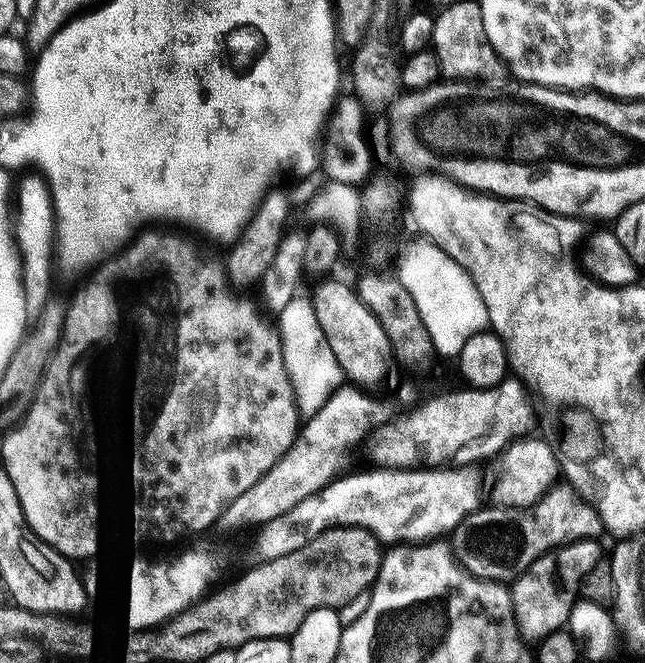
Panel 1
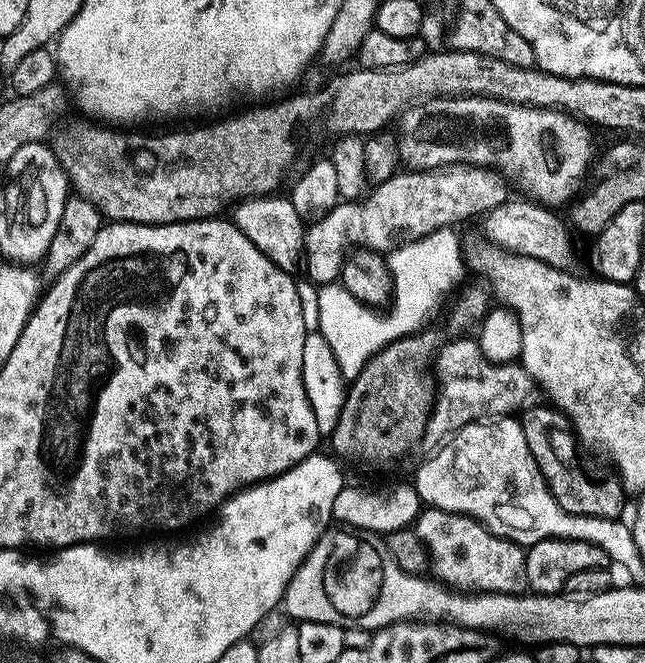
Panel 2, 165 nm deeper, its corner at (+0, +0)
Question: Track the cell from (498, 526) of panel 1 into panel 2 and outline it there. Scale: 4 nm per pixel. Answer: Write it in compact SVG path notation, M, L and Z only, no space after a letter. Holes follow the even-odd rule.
M532 408L528 412L528 417L523 417L522 423L526 442L530 446L530 454L534 454L534 462L538 462L538 470L542 470L544 481L548 483L548 488L554 494L558 506L574 515L596 515L598 518L617 518L624 508L626 493L619 479L615 475L609 474L601 480L591 480L580 468L571 468L566 461L560 457L560 452L556 449L554 441L548 437L548 431L552 424L548 419L554 416L553 409ZM536 420L544 420L539 424Z

